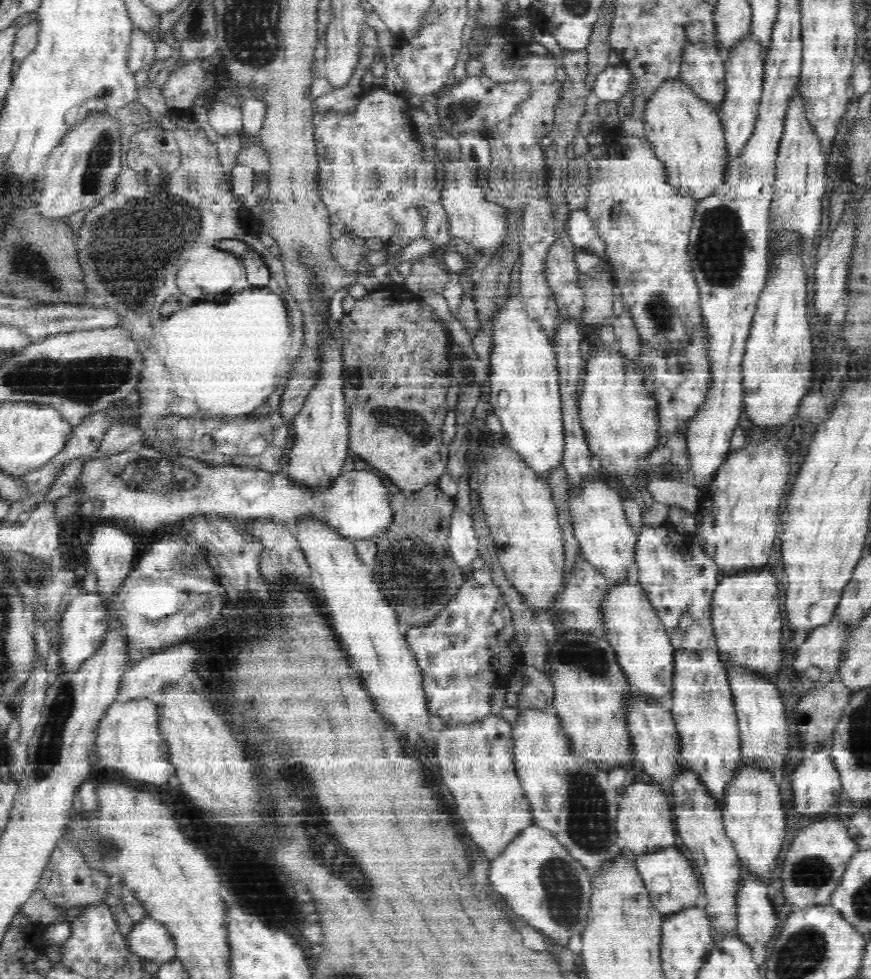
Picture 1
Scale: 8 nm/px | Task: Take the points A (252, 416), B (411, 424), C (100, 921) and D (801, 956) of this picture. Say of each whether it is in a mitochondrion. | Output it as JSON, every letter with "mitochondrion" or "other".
{"A":"other","B":"mitochondrion","C":"other","D":"mitochondrion"}

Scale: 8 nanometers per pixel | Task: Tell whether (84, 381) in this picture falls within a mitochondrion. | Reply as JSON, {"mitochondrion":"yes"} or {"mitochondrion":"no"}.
{"mitochondrion":"yes"}

